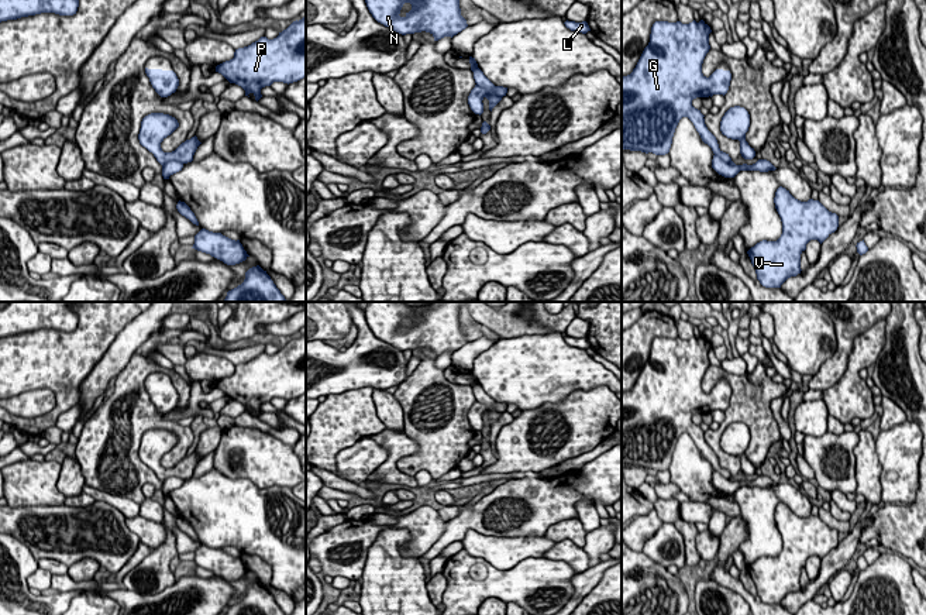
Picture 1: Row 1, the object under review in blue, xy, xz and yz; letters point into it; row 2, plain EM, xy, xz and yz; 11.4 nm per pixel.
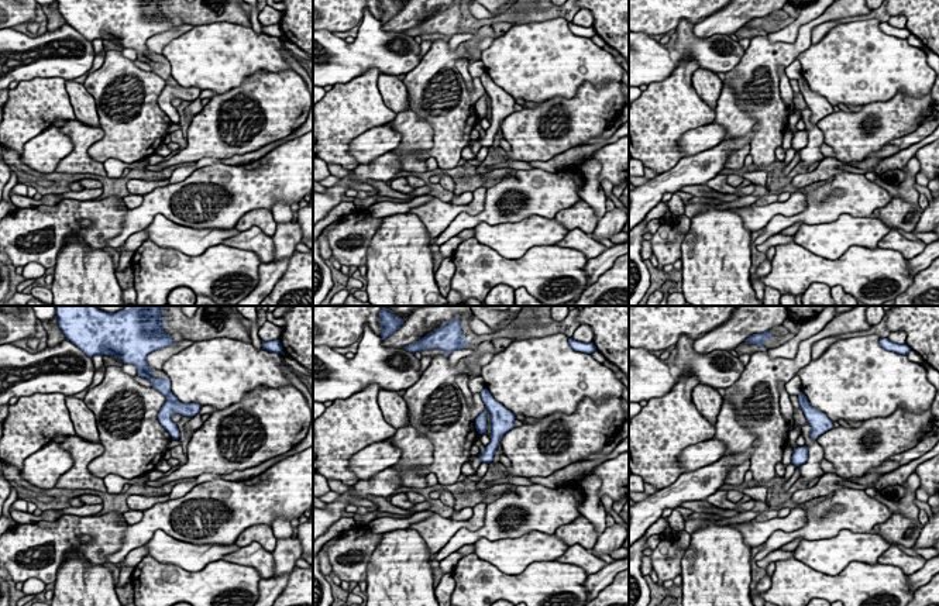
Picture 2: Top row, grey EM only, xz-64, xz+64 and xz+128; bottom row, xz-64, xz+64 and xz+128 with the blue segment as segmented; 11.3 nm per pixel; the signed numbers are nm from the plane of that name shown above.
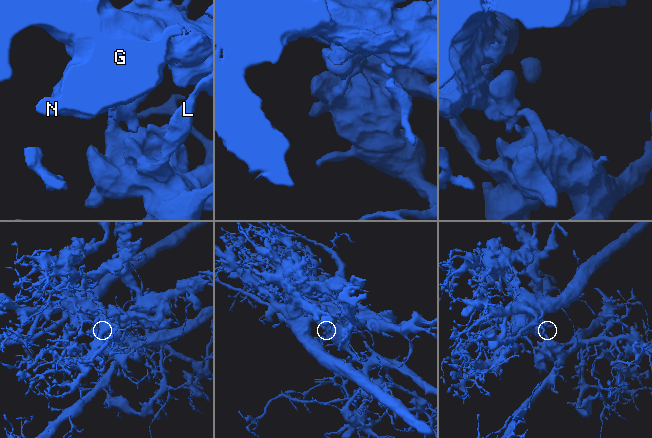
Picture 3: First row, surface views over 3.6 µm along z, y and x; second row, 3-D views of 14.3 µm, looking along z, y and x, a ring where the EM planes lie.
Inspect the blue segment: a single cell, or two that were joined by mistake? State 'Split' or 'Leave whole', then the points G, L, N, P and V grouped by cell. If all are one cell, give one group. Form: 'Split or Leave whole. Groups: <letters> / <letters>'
Split. Groups: G N P / L V

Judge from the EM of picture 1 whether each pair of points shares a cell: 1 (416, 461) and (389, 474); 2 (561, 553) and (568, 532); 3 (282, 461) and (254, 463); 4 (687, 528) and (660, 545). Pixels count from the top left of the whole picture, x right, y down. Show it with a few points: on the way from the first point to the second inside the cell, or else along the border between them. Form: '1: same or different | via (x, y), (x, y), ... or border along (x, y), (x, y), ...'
1: different | border along (408, 436), (417, 450), (398, 467), (413, 476)
2: different | border along (557, 540), (571, 539), (581, 547)
3: same | via (275, 461), (261, 461)
4: different | border along (673, 524), (682, 536), (685, 564)

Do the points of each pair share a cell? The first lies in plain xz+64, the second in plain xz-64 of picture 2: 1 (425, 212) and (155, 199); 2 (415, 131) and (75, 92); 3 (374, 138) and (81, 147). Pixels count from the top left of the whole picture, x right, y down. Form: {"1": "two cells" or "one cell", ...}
{"1": "two cells", "2": "two cells", "3": "two cells"}

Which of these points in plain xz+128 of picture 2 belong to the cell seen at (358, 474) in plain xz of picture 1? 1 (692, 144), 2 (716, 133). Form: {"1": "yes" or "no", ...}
{"1": "yes", "2": "yes"}

